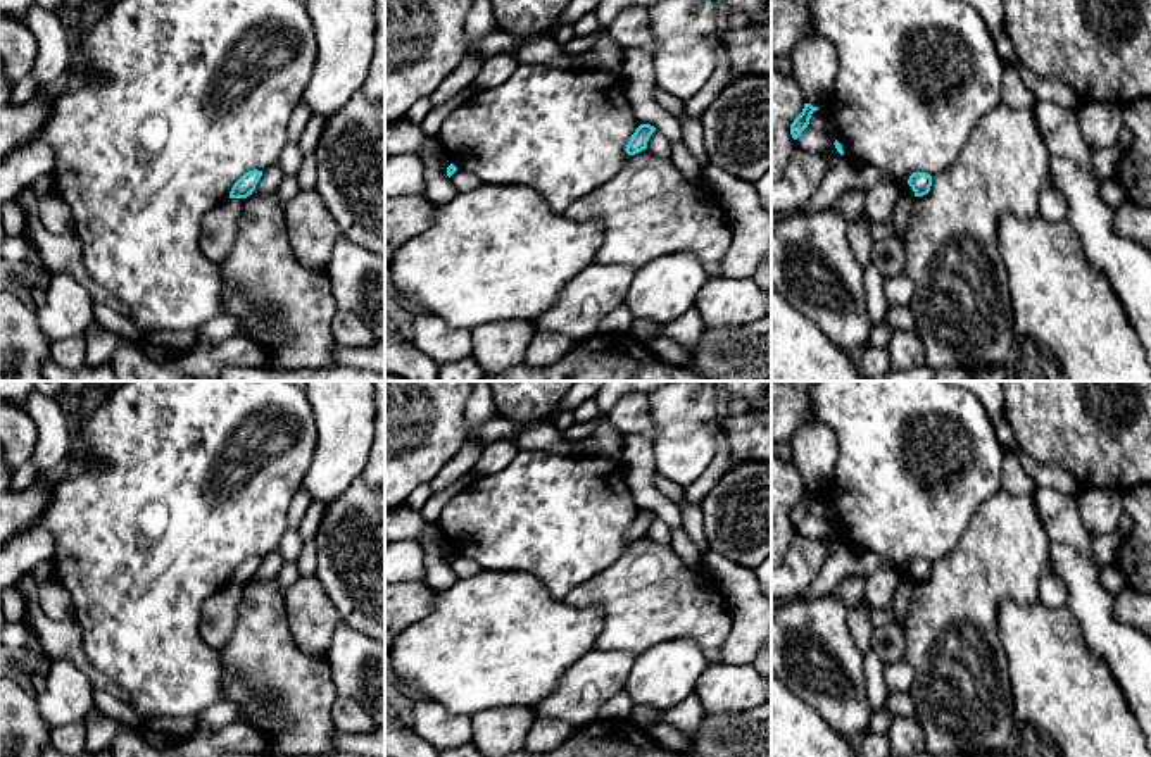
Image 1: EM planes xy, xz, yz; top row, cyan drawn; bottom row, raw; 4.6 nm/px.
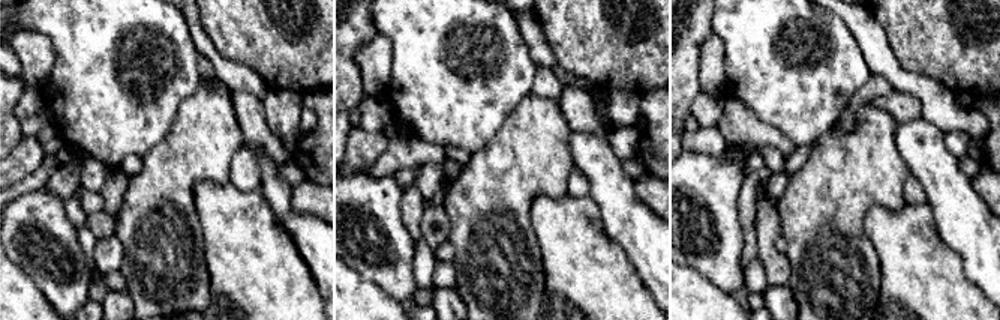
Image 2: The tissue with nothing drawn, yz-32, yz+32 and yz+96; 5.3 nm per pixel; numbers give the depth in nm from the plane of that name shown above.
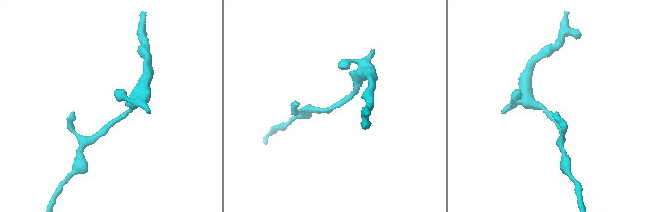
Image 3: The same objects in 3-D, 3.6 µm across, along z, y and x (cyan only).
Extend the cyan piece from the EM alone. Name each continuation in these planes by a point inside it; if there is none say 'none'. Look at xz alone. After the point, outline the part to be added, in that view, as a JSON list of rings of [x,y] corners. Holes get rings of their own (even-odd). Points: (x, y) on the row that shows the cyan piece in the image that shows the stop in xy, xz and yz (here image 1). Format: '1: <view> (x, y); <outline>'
none

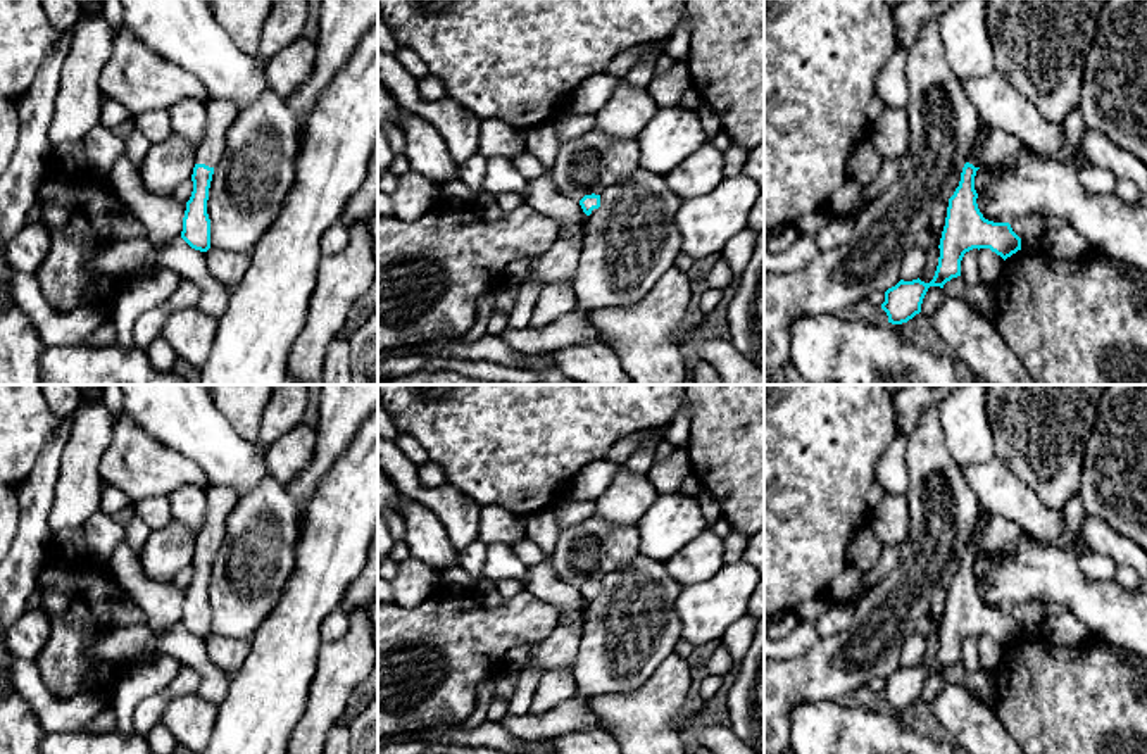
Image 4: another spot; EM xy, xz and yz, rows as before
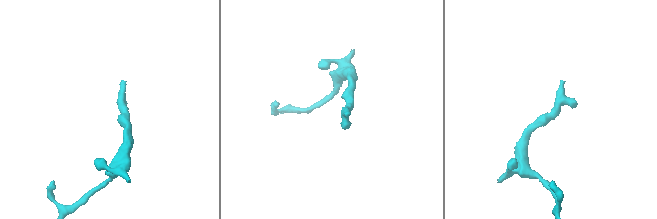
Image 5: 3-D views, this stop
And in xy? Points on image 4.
1: xy (221, 114); [[[231,100],[207,102],[207,128],[200,147],[195,150],[195,164],[216,167],[224,154],[224,136],[238,116],[238,109]]]

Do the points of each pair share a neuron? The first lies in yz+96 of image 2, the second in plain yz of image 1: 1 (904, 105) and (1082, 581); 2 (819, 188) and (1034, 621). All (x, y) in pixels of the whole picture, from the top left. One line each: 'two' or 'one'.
1: one
2: two

